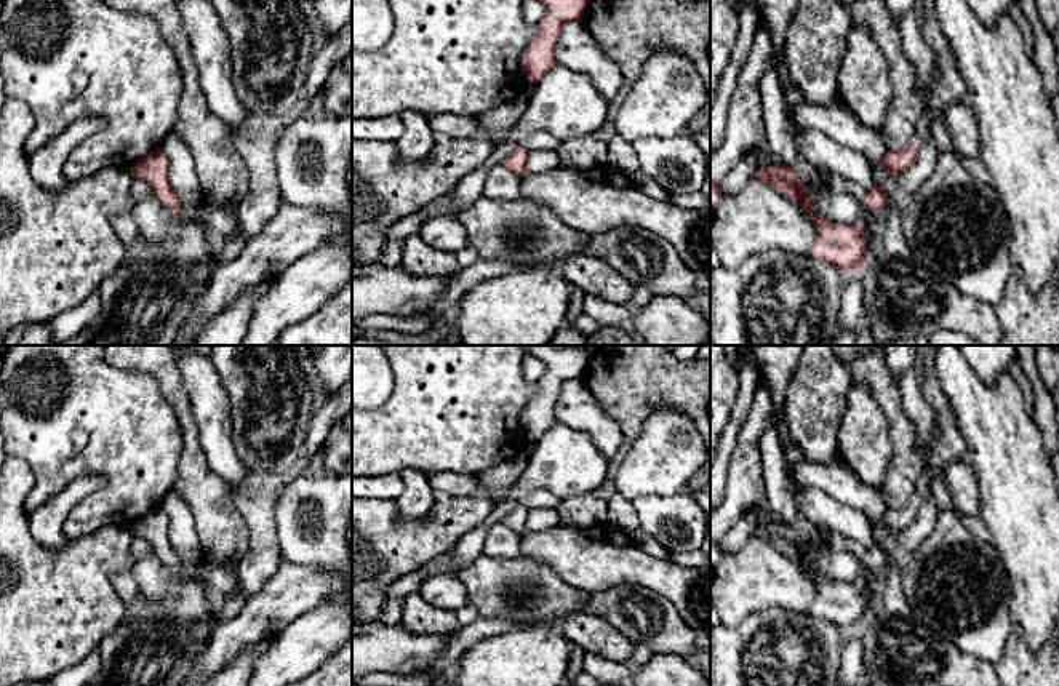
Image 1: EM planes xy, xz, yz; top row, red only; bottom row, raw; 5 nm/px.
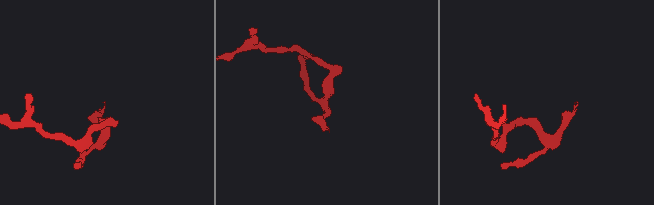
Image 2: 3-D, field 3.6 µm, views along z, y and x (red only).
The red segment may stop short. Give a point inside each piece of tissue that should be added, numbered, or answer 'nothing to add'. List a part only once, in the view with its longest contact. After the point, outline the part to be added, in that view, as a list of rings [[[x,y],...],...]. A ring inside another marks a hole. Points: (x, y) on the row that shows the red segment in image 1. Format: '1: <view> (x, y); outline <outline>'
1: yz (946, 88); outline [[[915,0],[913,11],[925,40],[936,54],[936,72],[929,80],[929,101],[912,139],[920,144],[928,139],[933,117],[955,102],[966,102],[968,93],[949,42],[936,21],[934,0]]]

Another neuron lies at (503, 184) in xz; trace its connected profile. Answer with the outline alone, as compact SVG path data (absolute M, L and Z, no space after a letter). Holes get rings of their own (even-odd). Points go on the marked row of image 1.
M502 165L493 166L485 179L483 197L515 200L520 197L522 177Z

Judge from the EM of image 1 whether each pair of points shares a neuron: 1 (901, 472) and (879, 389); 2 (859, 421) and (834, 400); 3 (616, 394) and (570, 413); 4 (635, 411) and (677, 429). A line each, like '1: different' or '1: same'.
1: same
2: different
3: different
4: different

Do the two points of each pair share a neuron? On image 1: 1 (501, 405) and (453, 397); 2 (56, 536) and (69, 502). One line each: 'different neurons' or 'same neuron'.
1: same neuron
2: same neuron

